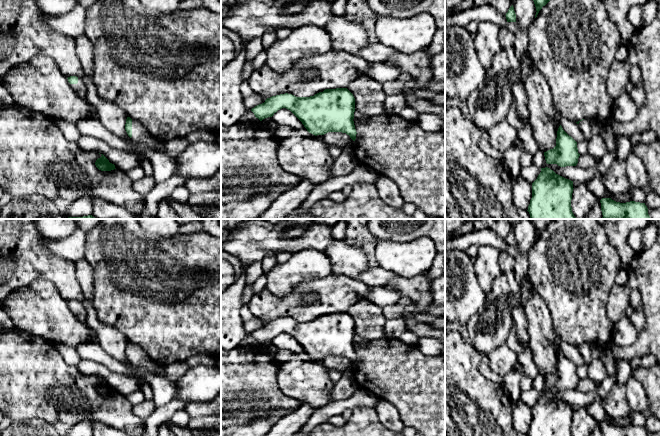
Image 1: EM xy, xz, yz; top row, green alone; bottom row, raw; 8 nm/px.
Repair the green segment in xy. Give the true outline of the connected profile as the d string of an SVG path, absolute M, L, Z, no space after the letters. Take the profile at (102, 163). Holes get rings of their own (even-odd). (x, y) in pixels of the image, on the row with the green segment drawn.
M103 155L95 162L96 167L101 171L111 171L116 169L115 165L110 163L109 160Z

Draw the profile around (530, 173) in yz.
M532 164L528 167L521 168L520 176L532 184L537 179L540 172L541 169Z

